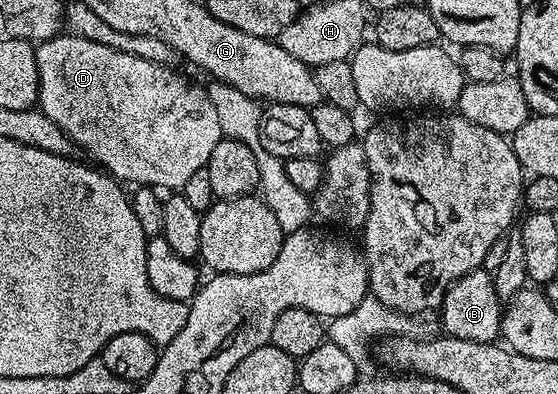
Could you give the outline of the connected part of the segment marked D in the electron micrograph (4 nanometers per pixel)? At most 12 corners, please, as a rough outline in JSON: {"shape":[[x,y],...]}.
{"shape":[[73,32],[37,105],[119,183],[180,190],[224,137],[169,65]]}

